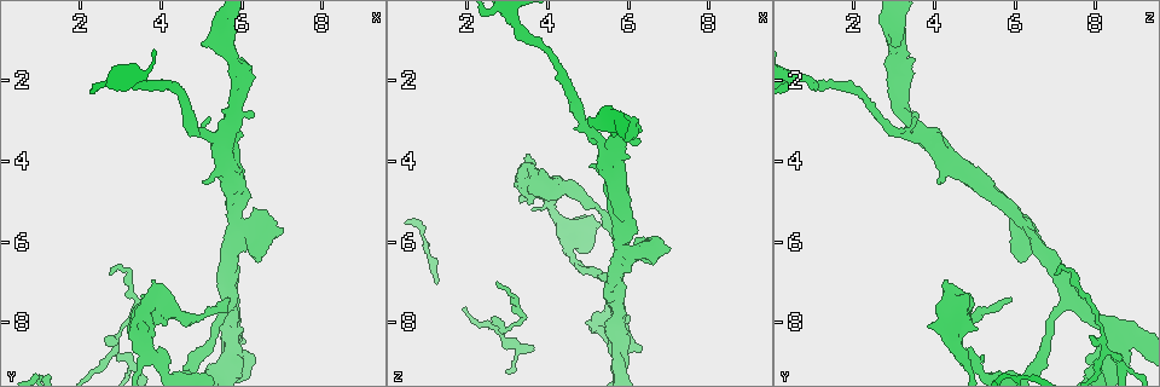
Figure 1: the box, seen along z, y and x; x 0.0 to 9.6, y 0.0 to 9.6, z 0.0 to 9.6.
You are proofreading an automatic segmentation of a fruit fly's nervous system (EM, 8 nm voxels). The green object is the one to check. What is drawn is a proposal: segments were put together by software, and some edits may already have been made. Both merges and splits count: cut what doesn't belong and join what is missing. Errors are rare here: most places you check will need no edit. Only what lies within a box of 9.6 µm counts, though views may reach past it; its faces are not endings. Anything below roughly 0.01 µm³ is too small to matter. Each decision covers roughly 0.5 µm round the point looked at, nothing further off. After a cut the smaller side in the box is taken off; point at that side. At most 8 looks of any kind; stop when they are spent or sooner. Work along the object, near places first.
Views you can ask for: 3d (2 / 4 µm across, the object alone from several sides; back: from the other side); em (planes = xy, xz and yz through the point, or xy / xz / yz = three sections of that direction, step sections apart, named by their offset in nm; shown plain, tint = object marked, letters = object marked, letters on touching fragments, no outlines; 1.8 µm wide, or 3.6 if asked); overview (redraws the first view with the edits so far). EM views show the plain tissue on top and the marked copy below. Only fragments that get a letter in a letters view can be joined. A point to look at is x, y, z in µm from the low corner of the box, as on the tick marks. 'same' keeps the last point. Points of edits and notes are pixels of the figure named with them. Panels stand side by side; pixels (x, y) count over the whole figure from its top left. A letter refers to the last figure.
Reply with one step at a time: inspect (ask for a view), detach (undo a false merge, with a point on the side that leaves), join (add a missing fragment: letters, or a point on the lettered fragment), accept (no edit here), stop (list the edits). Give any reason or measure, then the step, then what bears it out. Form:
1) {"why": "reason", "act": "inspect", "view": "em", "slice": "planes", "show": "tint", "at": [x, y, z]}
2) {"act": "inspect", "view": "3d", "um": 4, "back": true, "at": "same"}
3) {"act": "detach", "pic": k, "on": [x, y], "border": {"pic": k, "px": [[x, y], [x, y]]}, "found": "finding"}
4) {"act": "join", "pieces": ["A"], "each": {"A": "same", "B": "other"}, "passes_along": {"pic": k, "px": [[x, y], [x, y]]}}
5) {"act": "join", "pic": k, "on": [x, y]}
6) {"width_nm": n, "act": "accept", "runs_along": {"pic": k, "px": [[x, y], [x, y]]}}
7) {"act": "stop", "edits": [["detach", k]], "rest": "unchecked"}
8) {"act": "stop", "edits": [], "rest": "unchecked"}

{"why": "an open end", "act": "inspect", "view": "em", "slice": "planes", "show": "letters", "at": [5.75, 7.45, 5.95]}

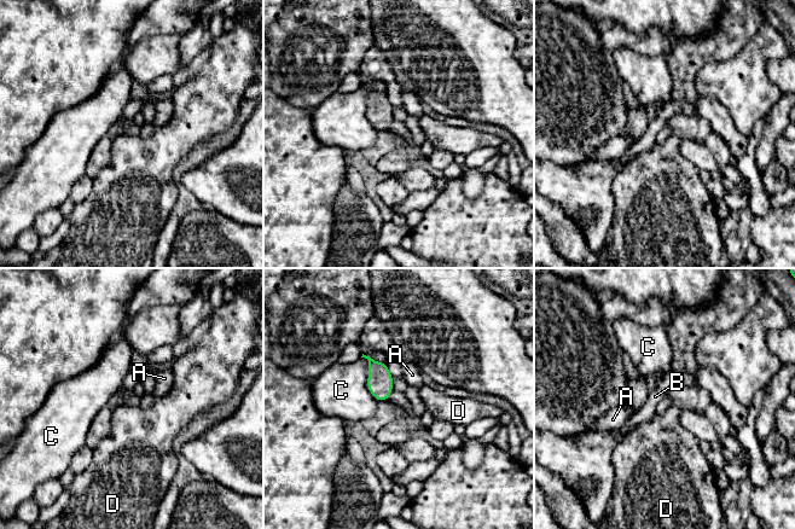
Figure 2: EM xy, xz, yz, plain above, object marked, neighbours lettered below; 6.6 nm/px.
{"width_nm": 140, "act": "accept", "each": {"A": "other", "B": "other", "C": "other", "D": "other"}, "found": "no lettered fragment goes on from it"}

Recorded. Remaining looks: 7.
{"act": "inspect", "view": "em", "slice": "planes", "show": "tint", "at": [2.90, 8.65, 8.15]}

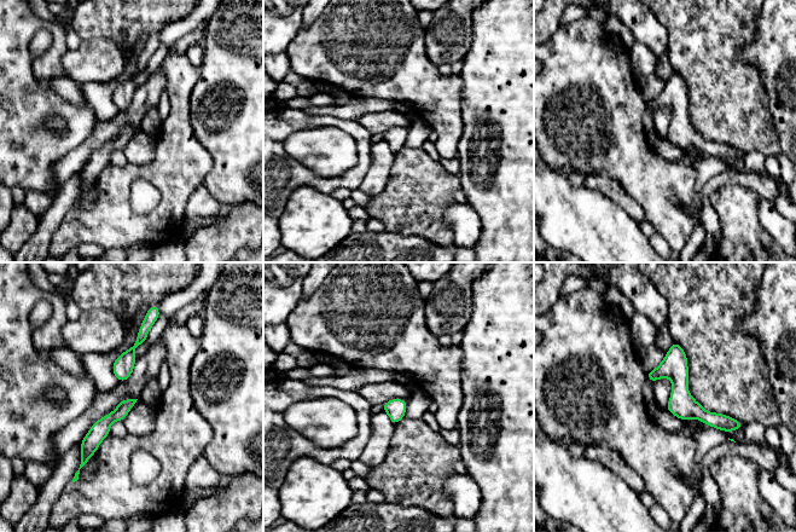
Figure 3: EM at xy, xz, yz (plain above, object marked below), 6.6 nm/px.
{"why": "what lies round it", "act": "inspect", "view": "em", "slice": "planes", "show": "letters", "at": "same"}

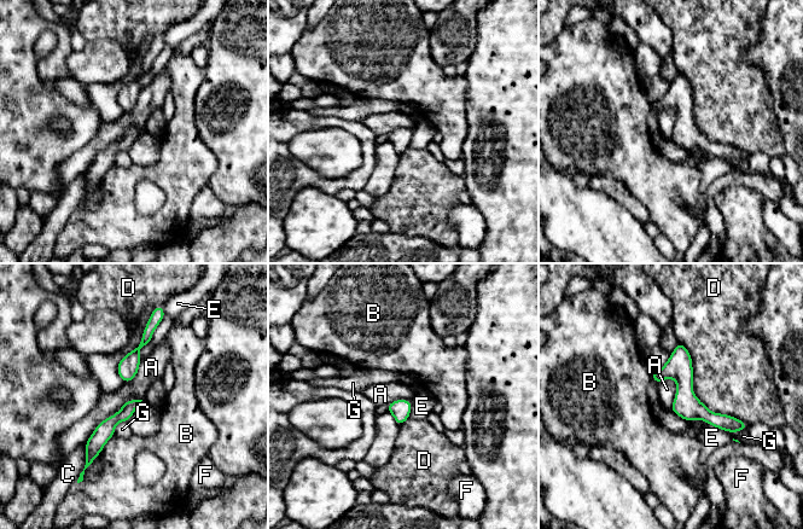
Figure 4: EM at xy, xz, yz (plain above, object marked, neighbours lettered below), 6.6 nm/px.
{"act": "accept", "each": {"A": "other", "B": "other", "C": "other", "D": "other", "E": "other", "F": "other", "G": "other"}, "border": {"pic": 4, "px": [[141, 399], [128, 399], [86, 442]]}, "found": "continuous, no second neuron"}

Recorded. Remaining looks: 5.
{"why": "thick turns thin", "act": "inspect", "view": "3d", "um": 2, "at": [5.85, 8.55, 9.10]}

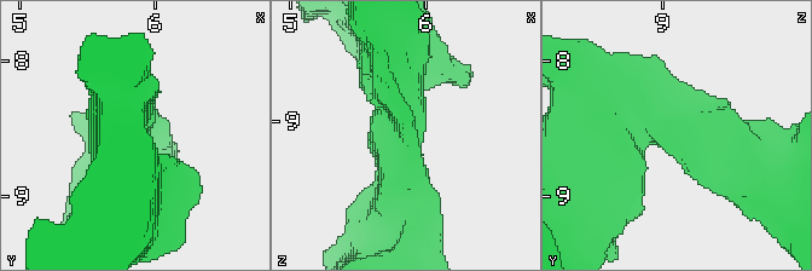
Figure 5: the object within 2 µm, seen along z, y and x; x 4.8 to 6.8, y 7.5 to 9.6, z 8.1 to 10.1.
{"why": "need the tissue", "act": "inspect", "view": "em", "slice": "planes", "show": "letters", "at": [5.80, 8.52, 9.14]}

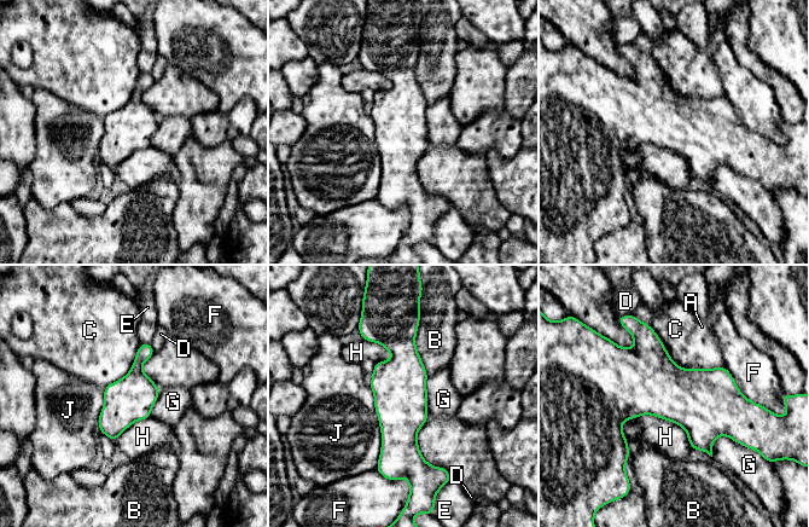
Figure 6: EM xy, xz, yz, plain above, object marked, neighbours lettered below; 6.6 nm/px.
{"longest_contact_nm": ["C", 550], "act": "accept", "each": {"A": "other", "B": "other", "C": "other", "D": "other", "E": "other", "F": "other", "G": "other", "H": "other", "J": "other"}, "border": {"pic": 6, "px": [[744, 446], [719, 435], [711, 456]]}, "found": "one neuron here"}

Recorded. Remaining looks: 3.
{"act": "stop", "edits": [], "rest": "unchecked"}

